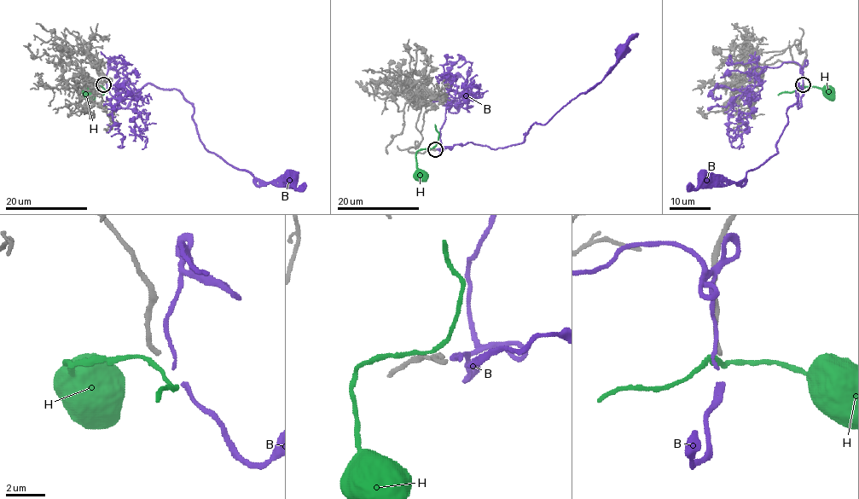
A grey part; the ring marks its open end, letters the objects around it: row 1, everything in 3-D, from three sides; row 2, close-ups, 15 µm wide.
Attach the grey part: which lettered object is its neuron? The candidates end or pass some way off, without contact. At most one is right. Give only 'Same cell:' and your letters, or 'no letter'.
Same cell: B

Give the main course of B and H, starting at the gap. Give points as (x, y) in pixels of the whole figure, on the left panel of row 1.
B: (105, 83), (124, 107), (148, 84), (176, 89), (192, 104), (199, 140), (209, 151), (265, 182), (289, 178)
H: (102, 86), (84, 87), (88, 93)

